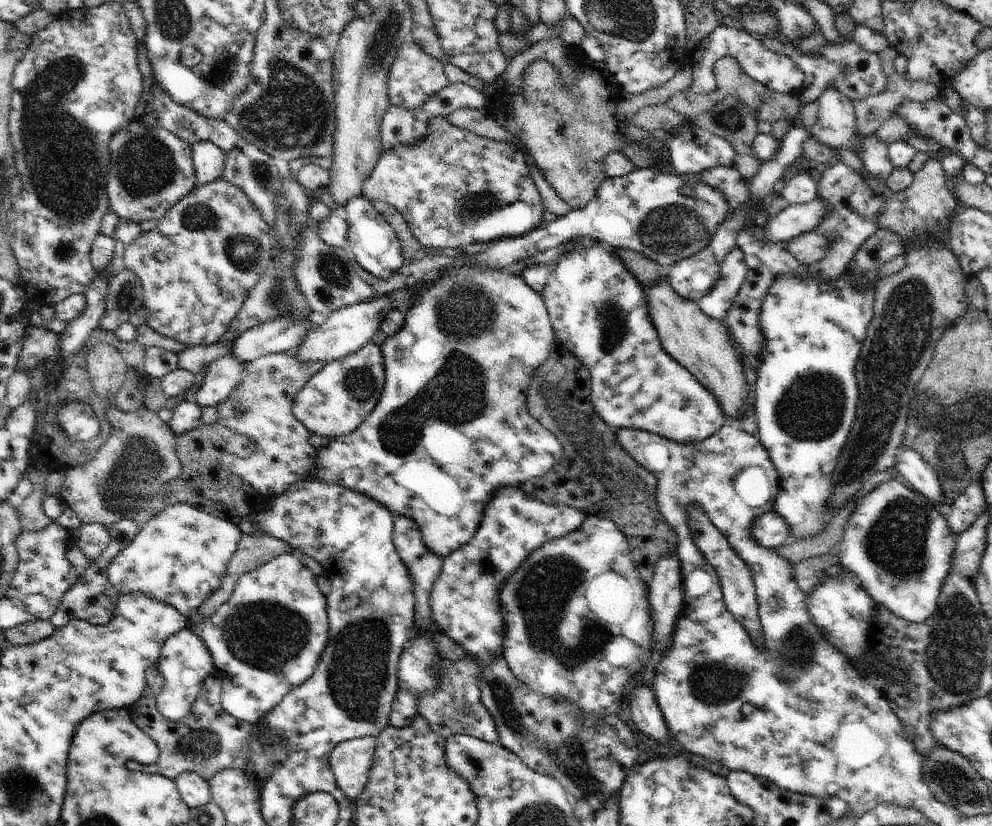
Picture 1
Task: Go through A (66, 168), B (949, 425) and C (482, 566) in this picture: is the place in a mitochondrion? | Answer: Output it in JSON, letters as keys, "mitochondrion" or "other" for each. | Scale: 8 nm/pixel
{"A":"mitochondrion","B":"mitochondrion","C":"mitochondrion"}

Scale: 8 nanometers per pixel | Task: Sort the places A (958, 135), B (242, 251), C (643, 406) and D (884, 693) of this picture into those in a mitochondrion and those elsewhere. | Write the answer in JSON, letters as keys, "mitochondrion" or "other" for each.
{"A":"other","B":"mitochondrion","C":"other","D":"other"}

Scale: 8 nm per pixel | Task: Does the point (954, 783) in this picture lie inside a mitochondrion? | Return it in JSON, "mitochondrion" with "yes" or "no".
{"mitochondrion":"yes"}

